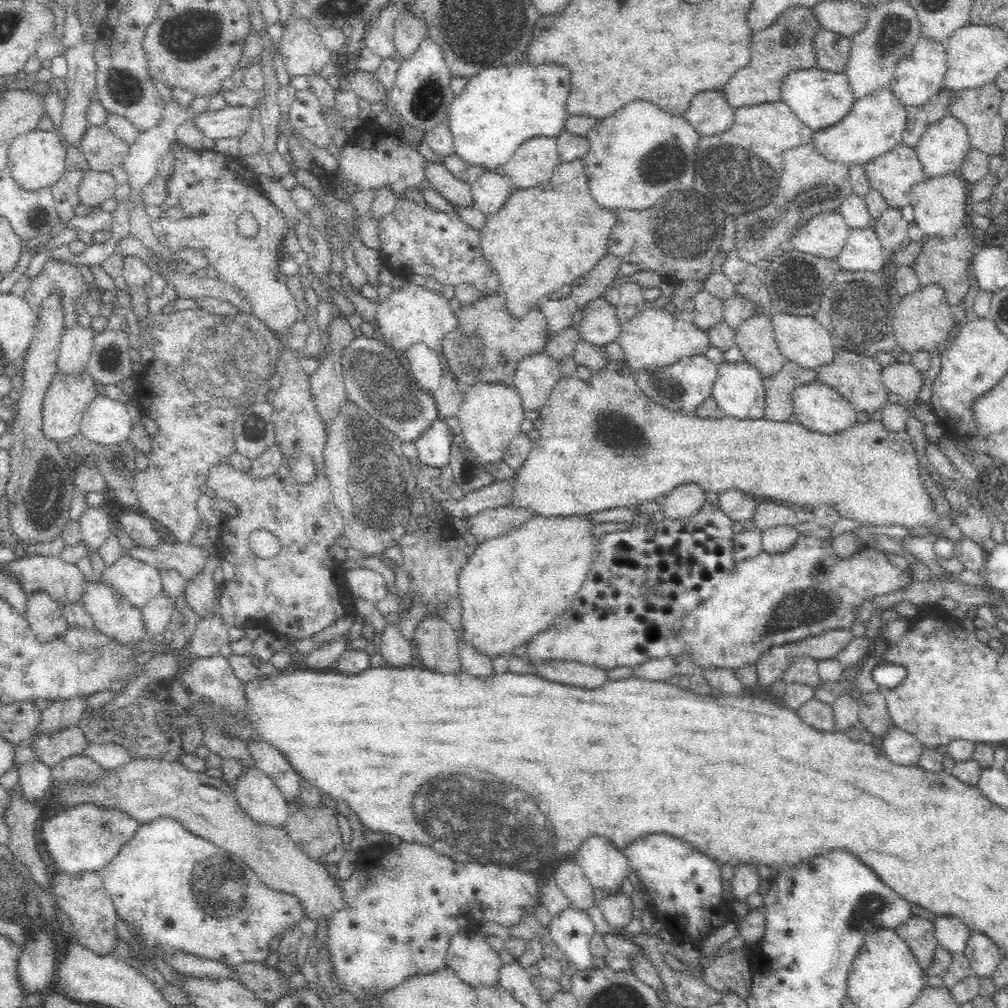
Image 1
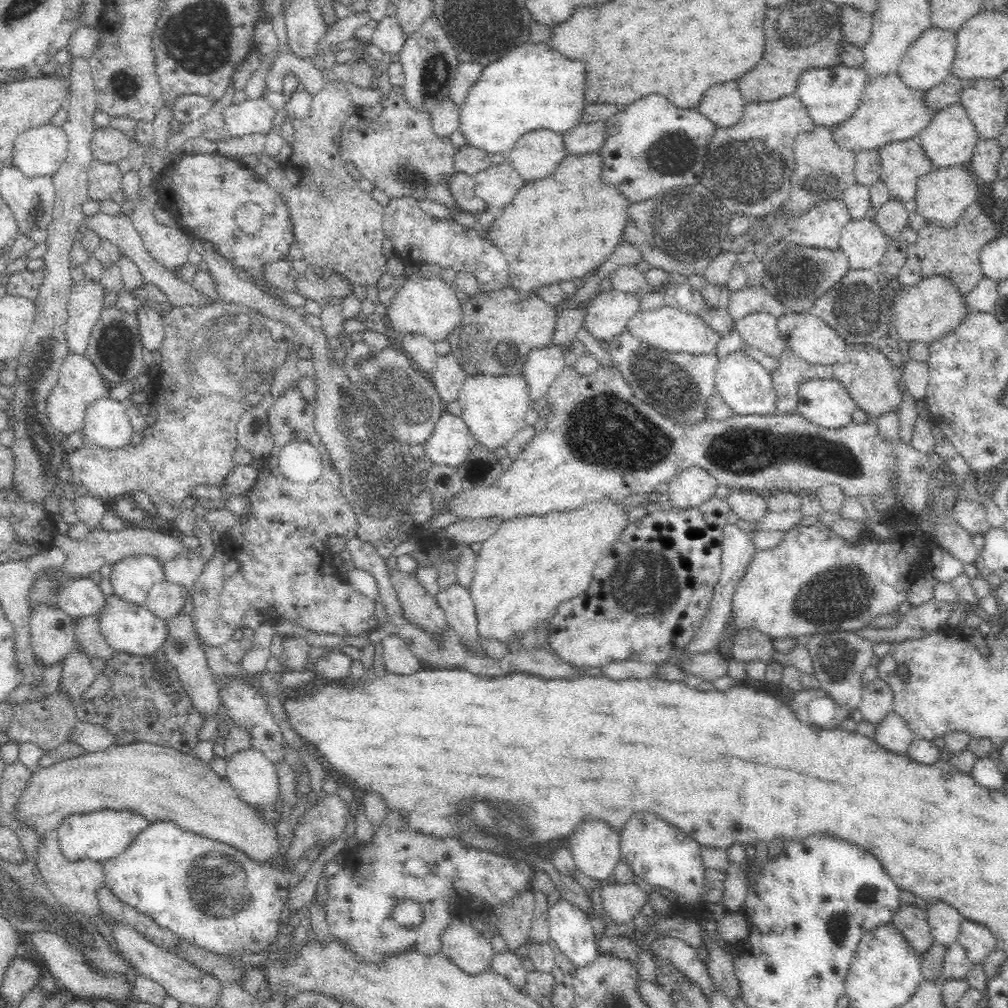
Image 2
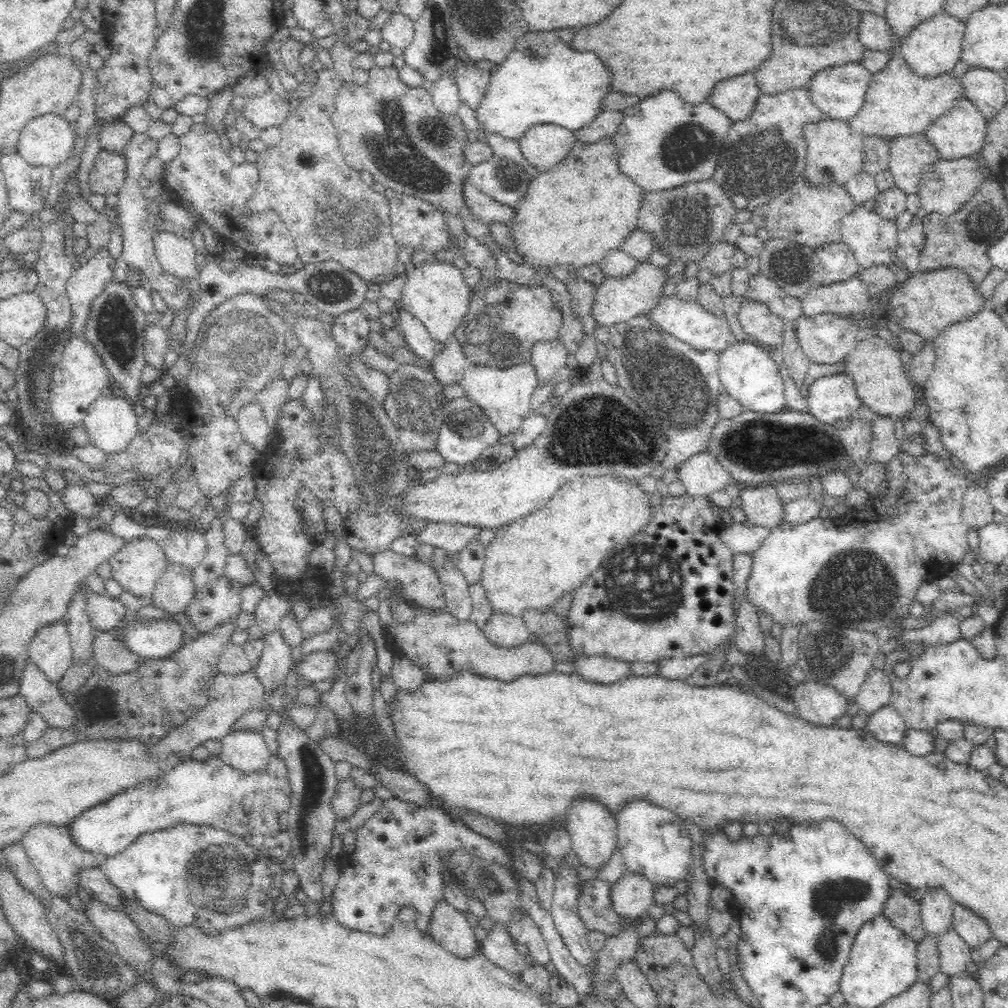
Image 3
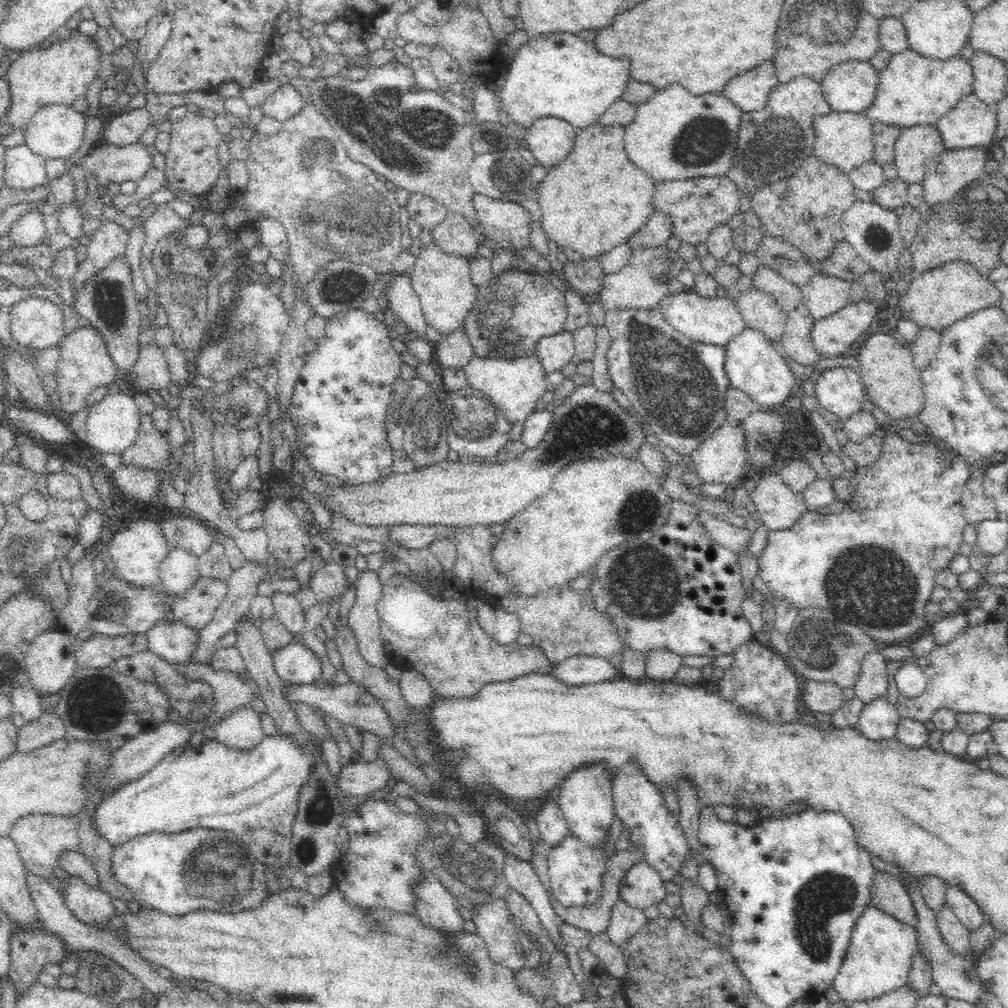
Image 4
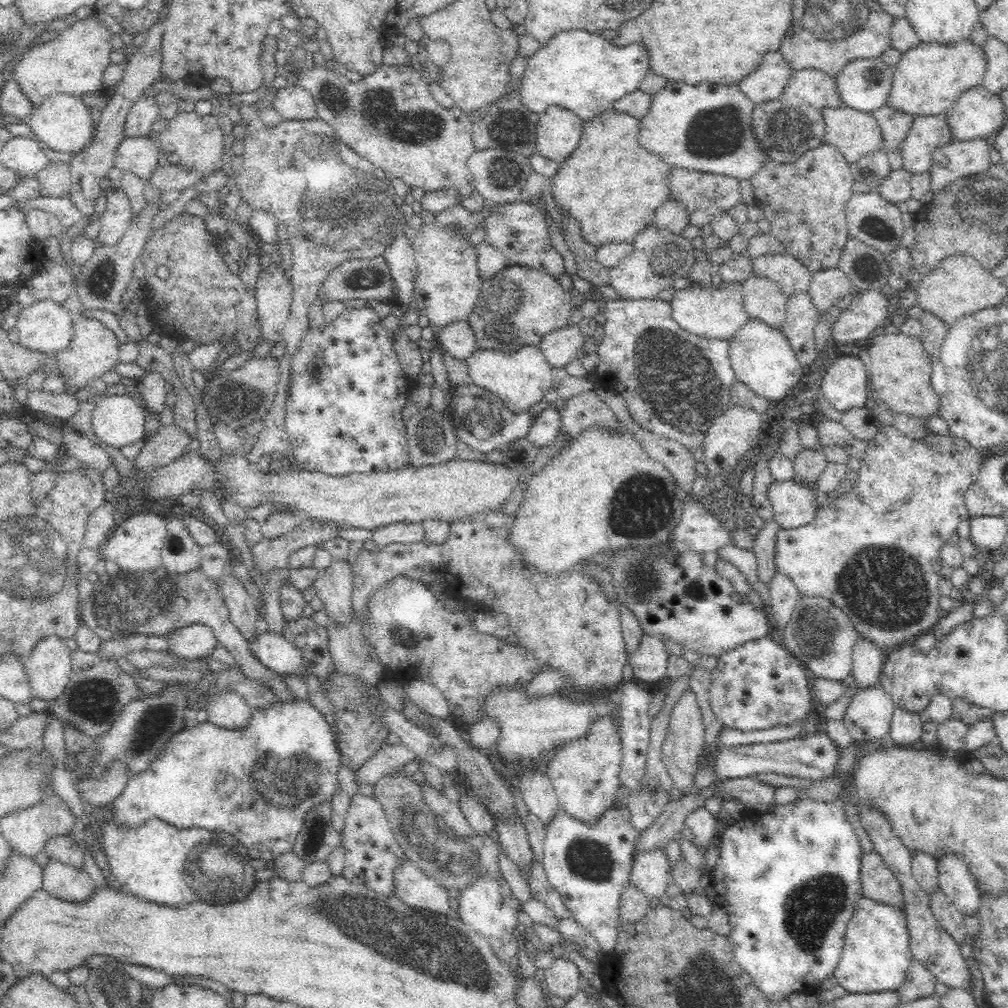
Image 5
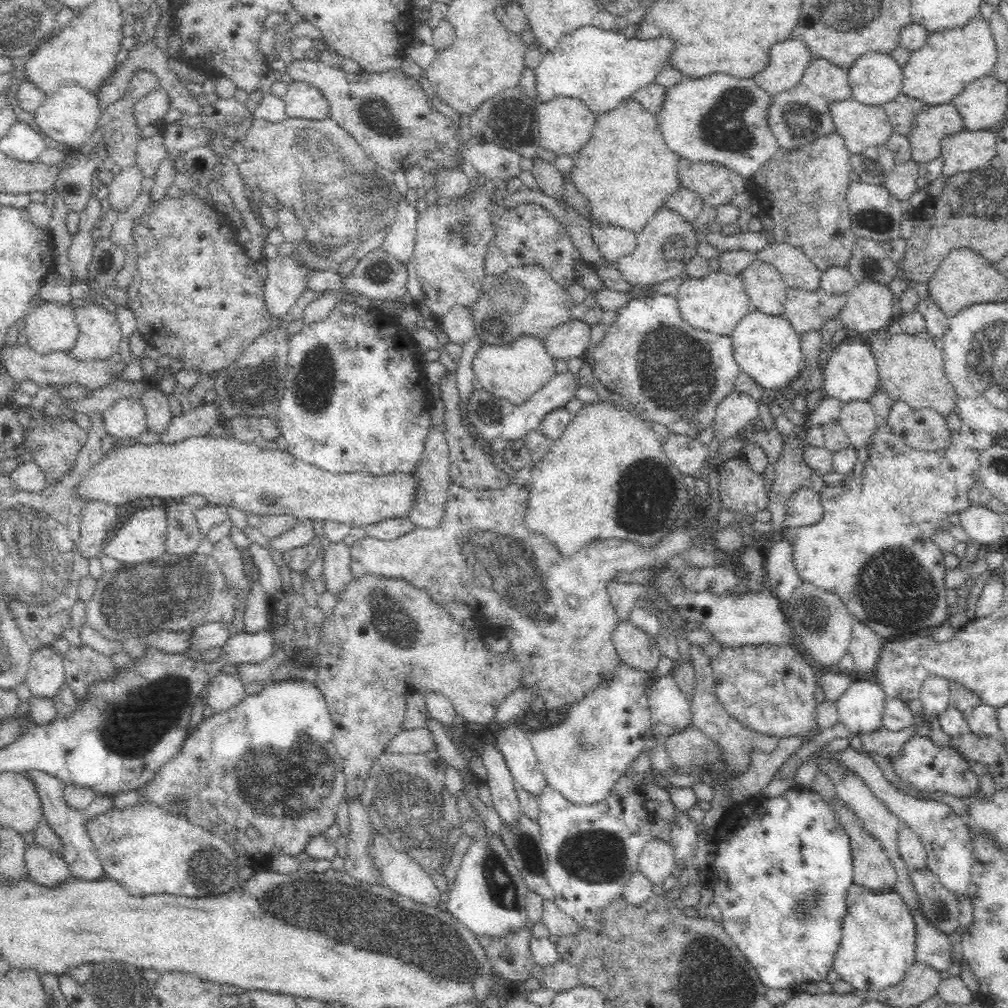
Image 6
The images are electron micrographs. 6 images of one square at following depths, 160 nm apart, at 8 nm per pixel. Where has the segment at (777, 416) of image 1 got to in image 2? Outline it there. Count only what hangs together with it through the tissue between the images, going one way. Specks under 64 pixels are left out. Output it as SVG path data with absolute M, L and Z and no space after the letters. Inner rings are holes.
M787 345L778 360L779 366L771 372L779 391L777 414L796 413L801 386L810 379L829 376L830 368L804 360Z

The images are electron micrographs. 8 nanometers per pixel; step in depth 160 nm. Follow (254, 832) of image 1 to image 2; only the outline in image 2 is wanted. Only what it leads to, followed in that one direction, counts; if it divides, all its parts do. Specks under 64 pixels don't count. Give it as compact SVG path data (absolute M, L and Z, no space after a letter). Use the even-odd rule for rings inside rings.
M137 741L124 745L111 745L98 750L83 749L80 754L69 755L68 758L58 758L50 766L36 766L20 788L20 795L10 806L8 829L14 832L32 832L39 837L56 832L63 820L76 814L89 814L96 810L128 807L134 812L140 812L146 818L154 821L171 820L182 830L196 831L196 834L207 835L220 842L239 847L252 858L268 858L276 852L278 846L277 831L264 825L264 821L253 813L253 808L244 803L227 778L221 778L206 763L192 753L184 753L174 747L164 747L158 744Z

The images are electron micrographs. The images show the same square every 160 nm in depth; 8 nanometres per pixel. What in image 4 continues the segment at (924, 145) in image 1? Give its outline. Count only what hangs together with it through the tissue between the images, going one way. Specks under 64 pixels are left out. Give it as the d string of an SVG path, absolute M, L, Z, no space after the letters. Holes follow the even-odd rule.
M965 94L935 125L948 148L982 146L993 148L998 117L996 105L984 102L978 94Z

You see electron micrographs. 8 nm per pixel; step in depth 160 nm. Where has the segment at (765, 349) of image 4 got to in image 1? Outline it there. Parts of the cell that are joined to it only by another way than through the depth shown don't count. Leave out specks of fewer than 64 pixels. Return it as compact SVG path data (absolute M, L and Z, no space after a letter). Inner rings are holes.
M724 361L719 364L711 396L726 415L762 418L766 410L764 374L748 361Z

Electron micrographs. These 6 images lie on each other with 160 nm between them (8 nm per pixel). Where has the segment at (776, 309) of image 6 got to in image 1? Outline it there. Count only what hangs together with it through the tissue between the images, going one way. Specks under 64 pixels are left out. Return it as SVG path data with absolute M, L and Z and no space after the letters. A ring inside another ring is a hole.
M760 312L758 315L751 316L744 320L735 329L736 343L742 348L745 360L752 362L755 367L758 366L762 374L768 374L780 370L786 361L786 356L776 342L774 328L772 327L771 317L766 312Z

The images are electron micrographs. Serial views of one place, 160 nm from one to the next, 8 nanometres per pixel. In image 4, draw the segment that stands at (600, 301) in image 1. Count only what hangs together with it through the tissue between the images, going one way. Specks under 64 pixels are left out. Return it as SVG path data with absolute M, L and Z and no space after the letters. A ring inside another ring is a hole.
M667 244L657 246L635 245L624 267L614 272L606 273L604 284L600 290L601 303L605 310L616 306L634 306L649 308L658 306L663 298L670 295L668 286L682 270L687 270L686 260L672 250Z

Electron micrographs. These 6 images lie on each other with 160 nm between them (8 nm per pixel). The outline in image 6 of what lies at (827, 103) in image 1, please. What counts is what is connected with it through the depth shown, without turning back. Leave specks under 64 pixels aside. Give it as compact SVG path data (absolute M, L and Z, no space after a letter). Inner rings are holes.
M868 51L849 68L853 96L870 105L886 104L902 94L903 66L891 54Z

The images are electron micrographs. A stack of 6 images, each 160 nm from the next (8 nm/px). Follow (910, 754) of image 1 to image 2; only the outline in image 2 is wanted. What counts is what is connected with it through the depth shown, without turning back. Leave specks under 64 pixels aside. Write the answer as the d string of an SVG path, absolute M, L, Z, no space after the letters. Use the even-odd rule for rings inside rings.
M894 710L880 719L875 724L873 740L886 750L906 753L914 737L904 719Z

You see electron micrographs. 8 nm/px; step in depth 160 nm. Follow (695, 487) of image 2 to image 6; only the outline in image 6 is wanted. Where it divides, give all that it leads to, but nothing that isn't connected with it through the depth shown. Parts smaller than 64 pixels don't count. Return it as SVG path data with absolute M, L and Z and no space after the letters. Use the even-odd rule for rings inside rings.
M732 390L716 406L713 420L715 436L720 440L738 437L739 433L741 436L740 429L751 427L758 414L757 400L751 394Z

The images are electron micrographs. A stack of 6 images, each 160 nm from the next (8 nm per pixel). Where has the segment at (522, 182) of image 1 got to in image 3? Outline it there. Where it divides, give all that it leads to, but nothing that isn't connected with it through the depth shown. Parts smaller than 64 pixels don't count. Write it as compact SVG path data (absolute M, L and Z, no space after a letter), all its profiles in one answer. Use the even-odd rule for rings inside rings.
M538 122L518 140L525 158L544 172L564 160L578 138L574 131L557 124Z

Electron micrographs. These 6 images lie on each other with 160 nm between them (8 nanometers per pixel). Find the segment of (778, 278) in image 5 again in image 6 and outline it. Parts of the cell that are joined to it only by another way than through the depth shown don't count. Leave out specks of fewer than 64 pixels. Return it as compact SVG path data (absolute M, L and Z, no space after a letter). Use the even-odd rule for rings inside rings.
M784 242L768 243L755 253L755 259L776 267L789 287L813 291L821 286L823 271L810 261L800 247Z

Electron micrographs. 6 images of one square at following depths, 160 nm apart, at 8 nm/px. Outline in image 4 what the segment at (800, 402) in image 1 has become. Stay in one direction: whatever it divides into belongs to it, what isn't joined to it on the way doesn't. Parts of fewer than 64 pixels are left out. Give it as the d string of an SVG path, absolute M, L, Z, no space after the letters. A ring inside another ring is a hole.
M848 366L827 369L814 385L815 402L843 422L861 410L866 390L858 369Z

